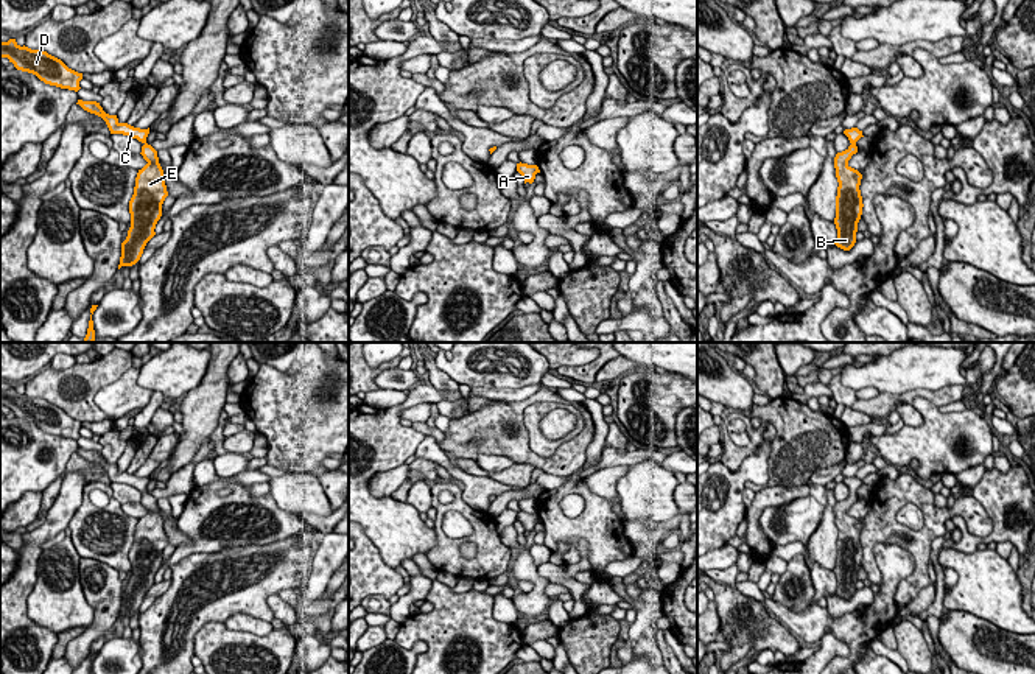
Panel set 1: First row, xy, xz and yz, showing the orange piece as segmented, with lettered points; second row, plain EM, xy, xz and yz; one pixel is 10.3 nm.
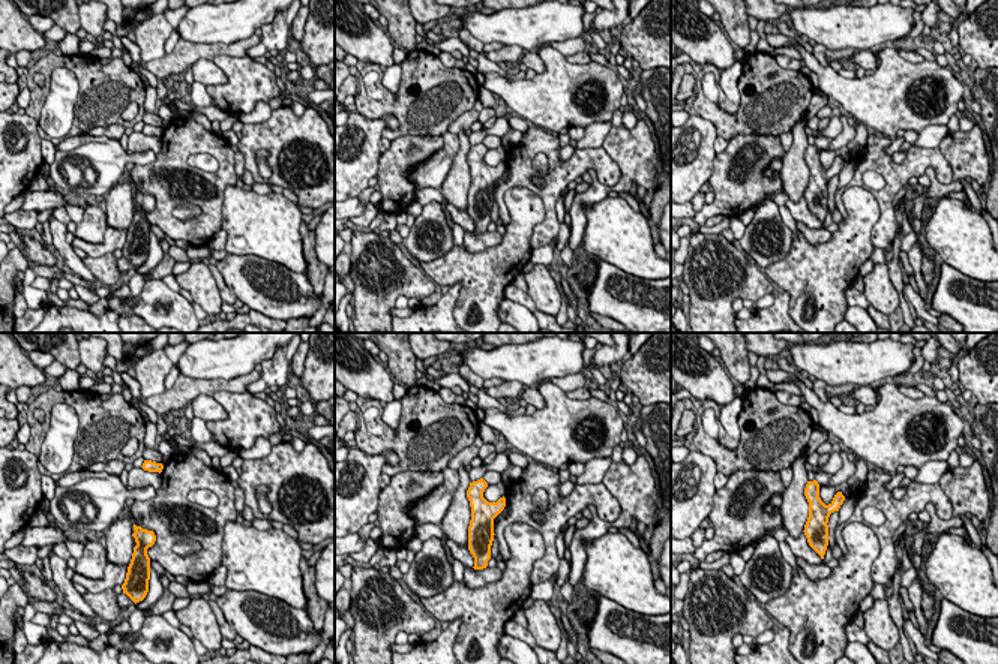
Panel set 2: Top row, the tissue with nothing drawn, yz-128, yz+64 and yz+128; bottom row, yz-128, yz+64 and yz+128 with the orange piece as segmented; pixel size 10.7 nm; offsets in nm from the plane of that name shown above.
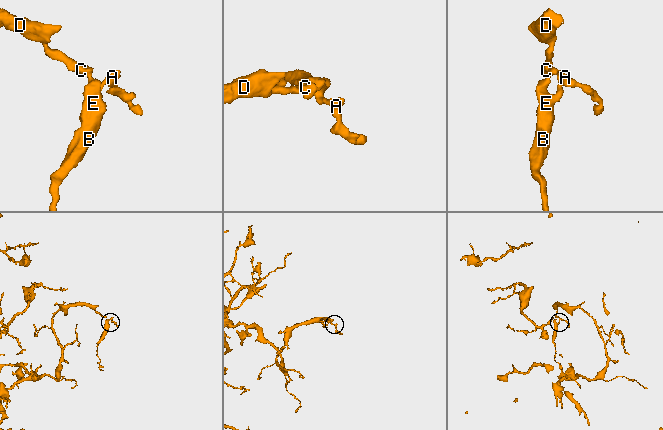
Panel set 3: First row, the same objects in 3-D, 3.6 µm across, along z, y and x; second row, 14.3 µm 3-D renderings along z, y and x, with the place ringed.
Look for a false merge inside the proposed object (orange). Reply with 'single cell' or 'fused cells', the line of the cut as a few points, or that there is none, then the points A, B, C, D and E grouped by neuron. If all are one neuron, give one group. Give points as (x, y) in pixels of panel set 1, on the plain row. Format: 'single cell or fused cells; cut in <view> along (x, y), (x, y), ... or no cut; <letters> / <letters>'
single cell; no cut; A B C D E

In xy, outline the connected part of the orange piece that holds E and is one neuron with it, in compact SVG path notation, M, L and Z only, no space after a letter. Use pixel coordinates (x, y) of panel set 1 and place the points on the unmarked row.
M78 448L76 453L101 465L111 483L129 484L143 492L140 503L148 512L139 518L135 526L134 543L129 549L131 576L126 588L121 592L118 618L121 615L132 615L140 609L146 592L156 584L154 577L162 565L162 553L168 545L157 500L146 492L149 476L140 478L128 472L120 472L117 464L106 462L96 450Z

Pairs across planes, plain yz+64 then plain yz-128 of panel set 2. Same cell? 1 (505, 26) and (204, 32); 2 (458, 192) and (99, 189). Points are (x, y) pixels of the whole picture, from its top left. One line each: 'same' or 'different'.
1: same
2: different

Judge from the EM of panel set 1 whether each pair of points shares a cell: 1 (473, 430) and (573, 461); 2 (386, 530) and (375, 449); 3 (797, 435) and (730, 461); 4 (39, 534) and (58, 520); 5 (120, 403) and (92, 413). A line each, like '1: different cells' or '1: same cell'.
1: same cell
2: same cell
3: same cell
4: same cell
5: different cells

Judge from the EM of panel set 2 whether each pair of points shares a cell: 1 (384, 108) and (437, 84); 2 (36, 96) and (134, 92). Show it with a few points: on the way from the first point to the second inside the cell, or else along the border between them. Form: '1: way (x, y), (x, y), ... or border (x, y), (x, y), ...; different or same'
1: way (398, 105), (416, 105), (423, 98); same
2: way (50, 68), (56, 62), (75, 62), (105, 86); same

